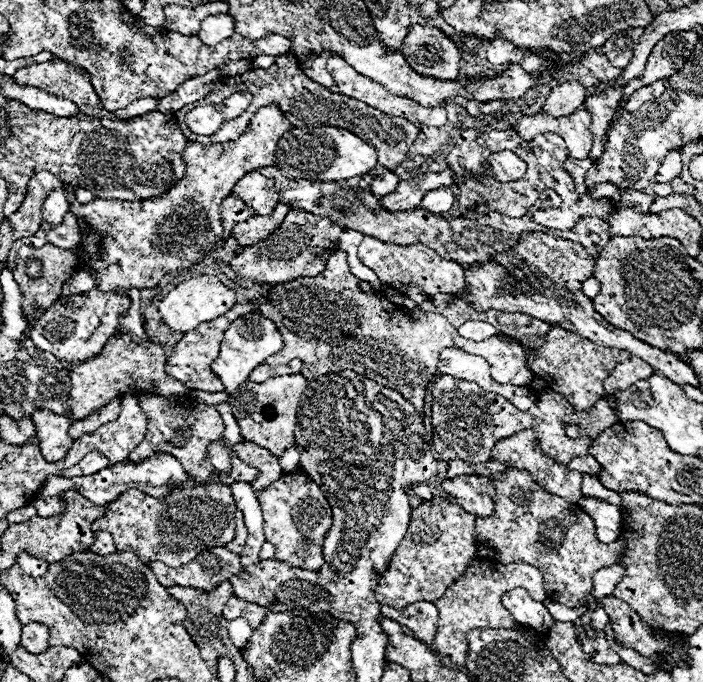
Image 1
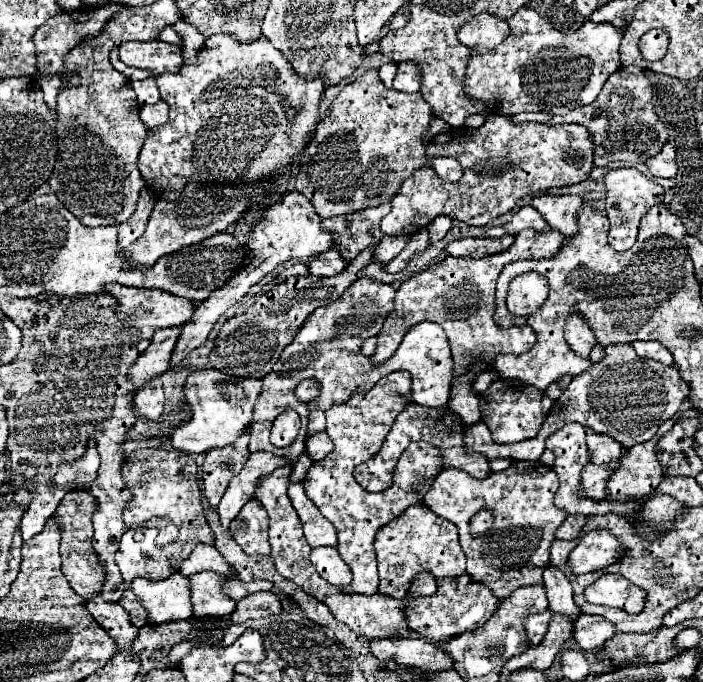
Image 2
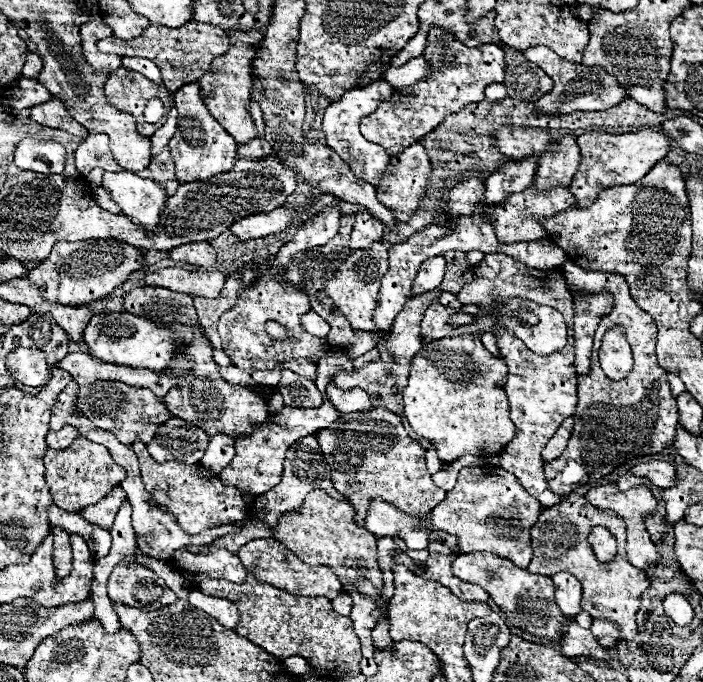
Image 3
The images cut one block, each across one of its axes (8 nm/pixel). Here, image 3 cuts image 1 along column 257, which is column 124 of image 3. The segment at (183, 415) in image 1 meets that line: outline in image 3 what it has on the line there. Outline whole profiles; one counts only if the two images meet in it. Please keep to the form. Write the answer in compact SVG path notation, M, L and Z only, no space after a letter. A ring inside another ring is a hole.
M82 434L76 436L76 440L64 450L50 448L44 456L44 464L46 482L50 486L50 494L54 496L54 504L68 512L80 512L82 508L96 504L126 478L126 470L112 460L108 448L88 440Z

